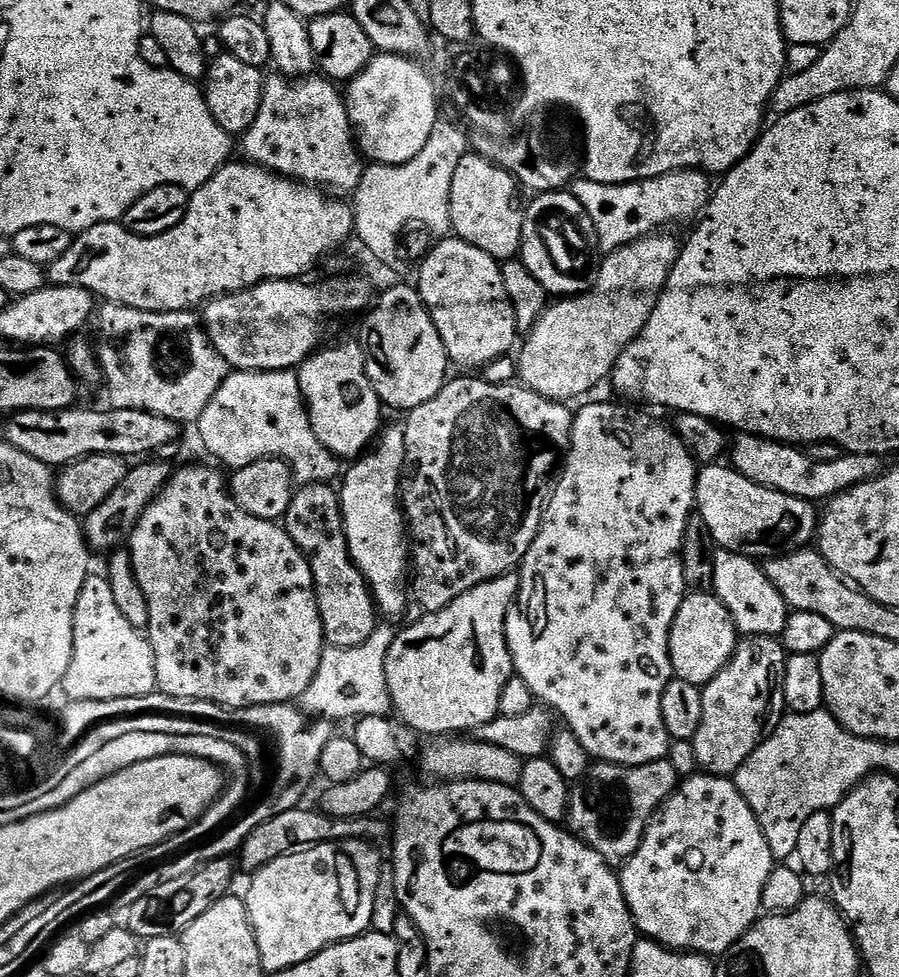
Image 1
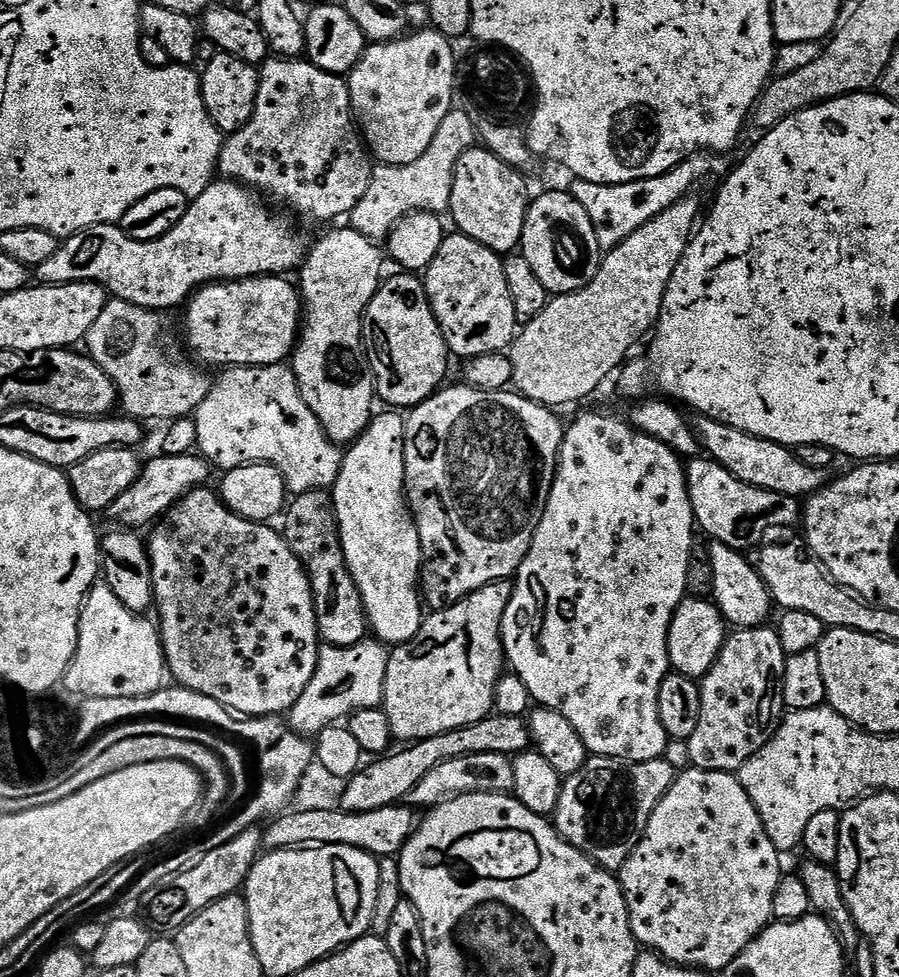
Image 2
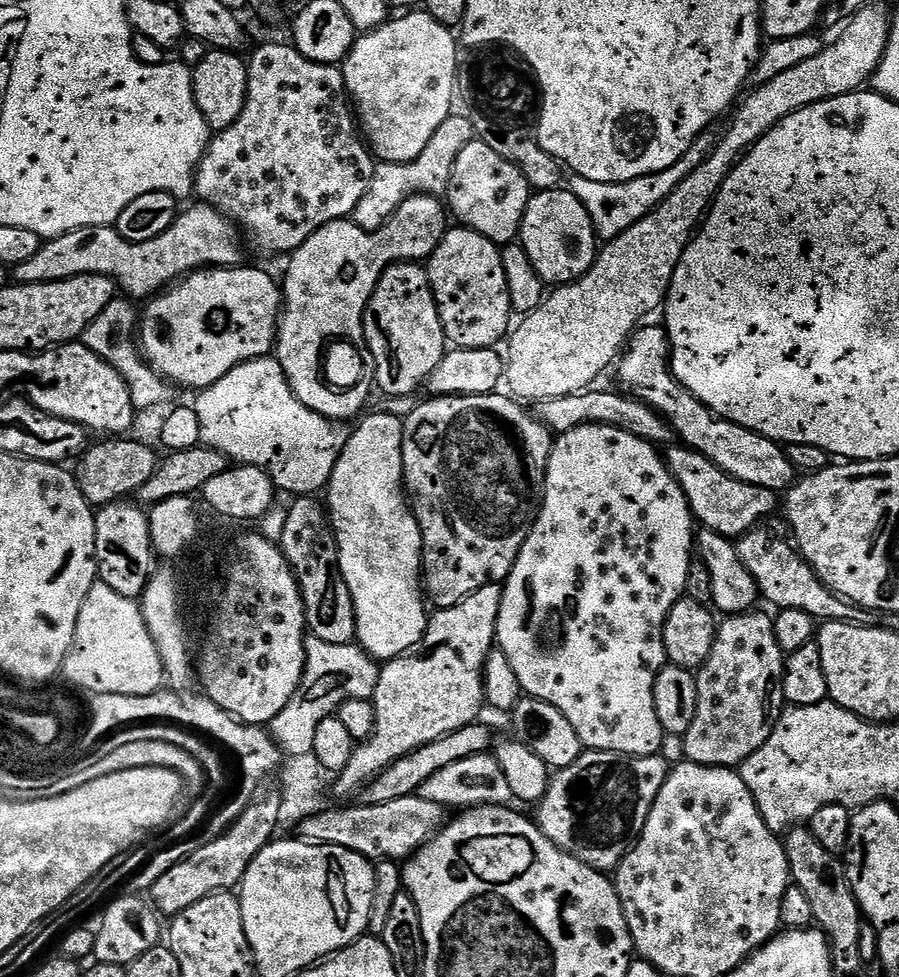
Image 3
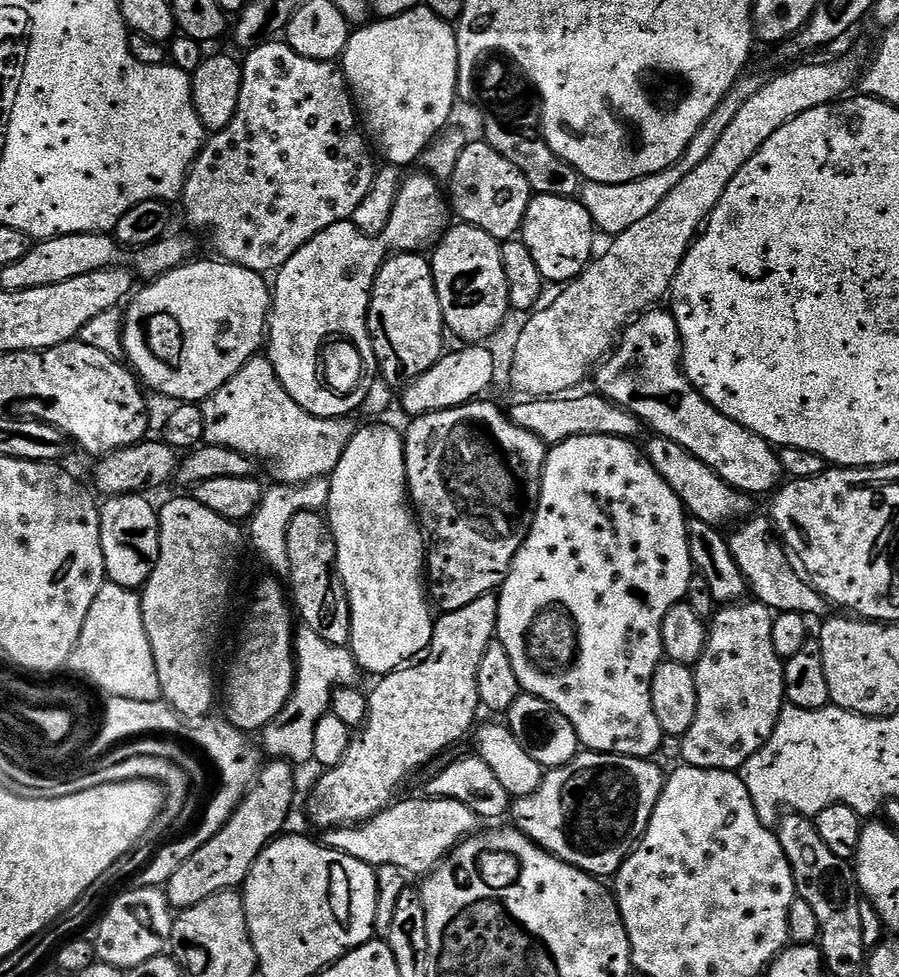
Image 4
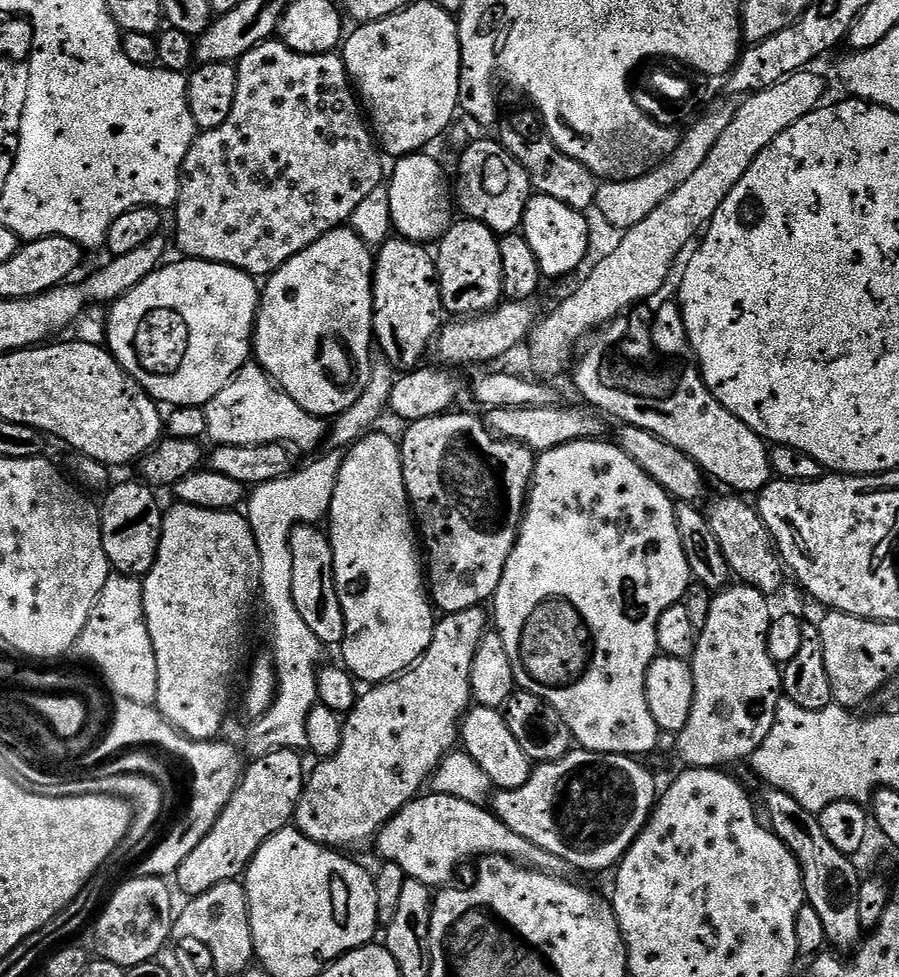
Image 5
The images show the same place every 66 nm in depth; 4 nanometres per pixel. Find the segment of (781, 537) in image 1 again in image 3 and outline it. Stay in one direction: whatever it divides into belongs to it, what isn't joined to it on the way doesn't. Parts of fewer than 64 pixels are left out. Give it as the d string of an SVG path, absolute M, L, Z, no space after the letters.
M687 446L676 447L667 449L667 466L682 486L688 505L692 508L693 517L699 523L701 520L707 531L729 538L739 538L751 532L753 528L763 525L764 519L778 508L777 493L760 486L750 486L746 482L727 476L722 469L714 466L714 462L710 462L710 458L706 458L700 452L692 451Z

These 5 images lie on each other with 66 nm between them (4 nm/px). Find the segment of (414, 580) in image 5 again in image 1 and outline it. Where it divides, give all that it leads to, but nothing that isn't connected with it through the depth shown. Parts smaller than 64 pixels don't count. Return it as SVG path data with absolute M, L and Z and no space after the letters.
M399 423L397 425L392 424L388 429L387 428L388 425L379 433L374 447L359 457L359 459L349 467L353 467L349 472L347 469L347 471L343 473L342 481L344 480L344 485L339 485L338 495L340 498L340 509L344 515L344 533L348 539L348 552L352 555L352 560L356 563L357 568L360 569L361 574L364 575L364 579L368 581L369 588L372 589L372 597L376 599L376 607L379 615L384 618L392 618L388 616L402 615L408 608L408 600L410 604L410 536L406 531L406 521L402 511L402 477L406 471L406 438L404 437L404 429Z

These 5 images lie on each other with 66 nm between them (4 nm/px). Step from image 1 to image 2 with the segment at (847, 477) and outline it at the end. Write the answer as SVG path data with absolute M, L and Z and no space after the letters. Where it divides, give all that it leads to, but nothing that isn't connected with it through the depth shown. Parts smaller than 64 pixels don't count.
M701 419L700 440L708 450L707 455L717 460L723 468L730 470L734 478L746 482L750 486L758 486L762 490L770 490L778 494L807 498L813 492L823 488L826 483L826 472L823 468L808 466L789 445L770 442L766 438L758 438L754 434L746 434L729 424L717 420Z

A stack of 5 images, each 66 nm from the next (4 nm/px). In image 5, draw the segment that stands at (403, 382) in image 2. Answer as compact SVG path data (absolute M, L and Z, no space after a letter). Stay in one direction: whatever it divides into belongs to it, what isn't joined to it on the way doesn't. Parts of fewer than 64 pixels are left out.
M389 238L379 245L378 255L374 260L372 278L372 335L379 355L392 365L397 373L411 372L421 367L424 355L429 355L434 341L440 334L446 320L440 279L436 273L436 261L433 253L423 244L403 238Z

